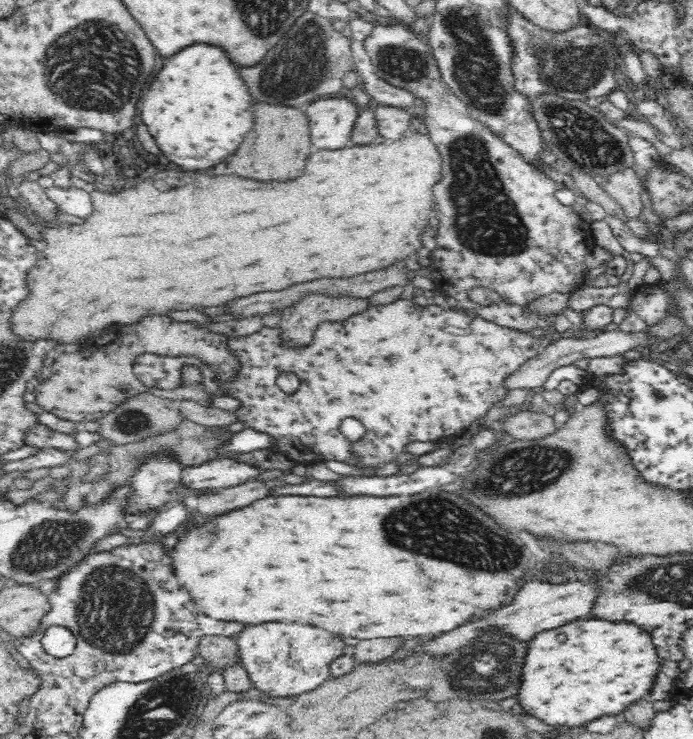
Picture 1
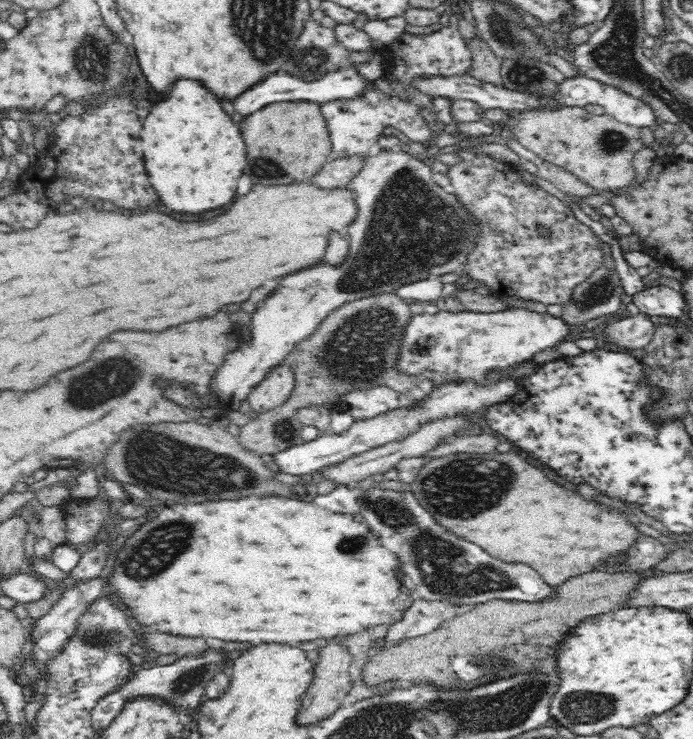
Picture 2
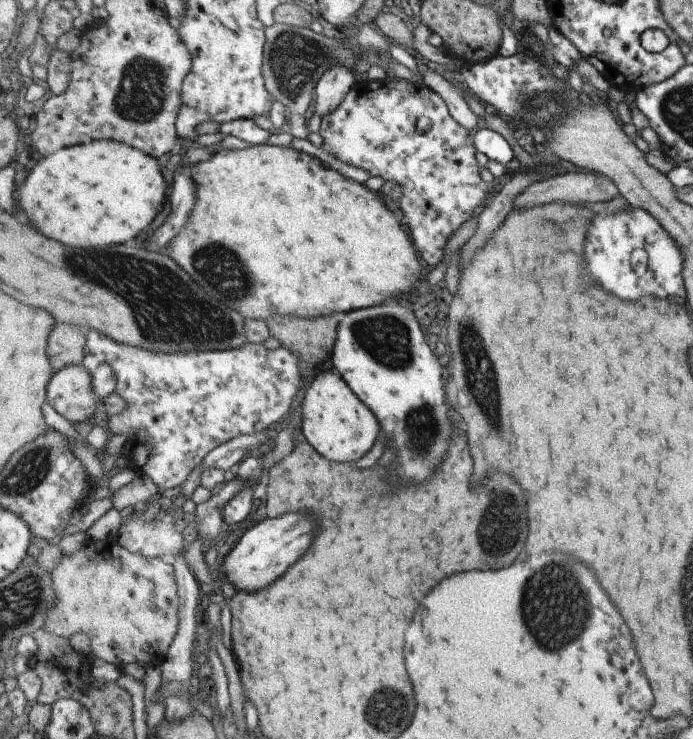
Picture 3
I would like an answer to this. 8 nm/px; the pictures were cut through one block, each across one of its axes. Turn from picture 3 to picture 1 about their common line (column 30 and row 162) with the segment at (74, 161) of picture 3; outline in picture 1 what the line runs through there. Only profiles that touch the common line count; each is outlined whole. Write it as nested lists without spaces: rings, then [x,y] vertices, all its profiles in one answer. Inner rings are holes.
[[[190,44],[170,56],[150,92],[140,98],[140,116],[162,152],[184,168],[206,168],[232,154],[254,126],[252,96],[230,56],[214,44]]]

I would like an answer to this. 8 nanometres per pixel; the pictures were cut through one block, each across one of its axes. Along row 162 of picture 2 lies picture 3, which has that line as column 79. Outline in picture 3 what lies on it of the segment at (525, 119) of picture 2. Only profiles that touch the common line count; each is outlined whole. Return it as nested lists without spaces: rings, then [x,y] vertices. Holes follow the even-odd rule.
[[[109,535],[102,541],[88,542],[70,557],[63,556],[51,573],[56,603],[49,609],[43,632],[64,639],[83,632],[91,640],[94,658],[111,661],[120,668],[131,662],[143,667],[163,662],[180,629],[178,579],[170,559],[132,553],[118,541],[117,535]]]

